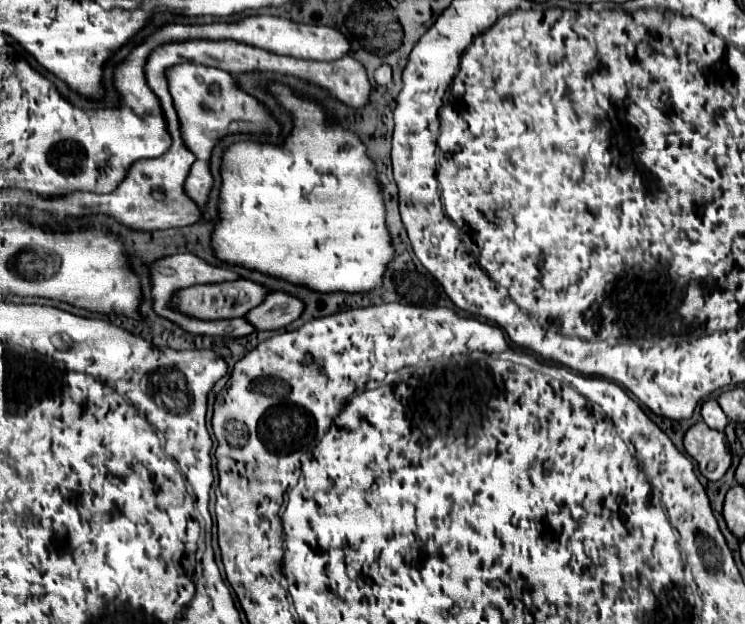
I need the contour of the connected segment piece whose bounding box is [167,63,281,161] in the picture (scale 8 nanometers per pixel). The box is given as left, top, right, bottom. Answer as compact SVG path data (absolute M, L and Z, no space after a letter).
M185 63L171 67L167 71L167 79L175 101L175 109L179 113L183 139L187 139L187 147L191 147L197 159L209 161L217 141L221 141L227 135L237 135L237 133L243 135L265 133L271 137L281 135L281 125L273 117L269 107L251 93L243 91L237 79L227 71L221 71L217 67Z

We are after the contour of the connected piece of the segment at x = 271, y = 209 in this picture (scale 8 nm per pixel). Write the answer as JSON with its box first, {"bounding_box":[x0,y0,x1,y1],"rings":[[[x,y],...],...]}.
{"bounding_box":[213,85,393,293],"rings":[[[271,85],[269,89],[291,111],[295,129],[281,147],[239,141],[225,149],[221,165],[221,219],[213,231],[215,255],[227,263],[265,271],[321,293],[375,289],[381,283],[387,263],[393,259],[393,245],[385,229],[379,183],[365,145],[355,133],[337,125],[325,127],[325,113],[315,103],[299,99],[289,87]]]}

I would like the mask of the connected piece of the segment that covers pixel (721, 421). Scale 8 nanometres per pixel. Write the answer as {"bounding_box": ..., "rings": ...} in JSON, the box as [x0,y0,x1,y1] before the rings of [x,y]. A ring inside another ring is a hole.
{"bounding_box":[701,399,729,431],"rings":[[[709,399],[701,405],[701,417],[711,429],[719,429],[719,431],[723,431],[729,423],[729,419],[725,417],[723,409],[719,407],[719,403],[715,399]]]}

